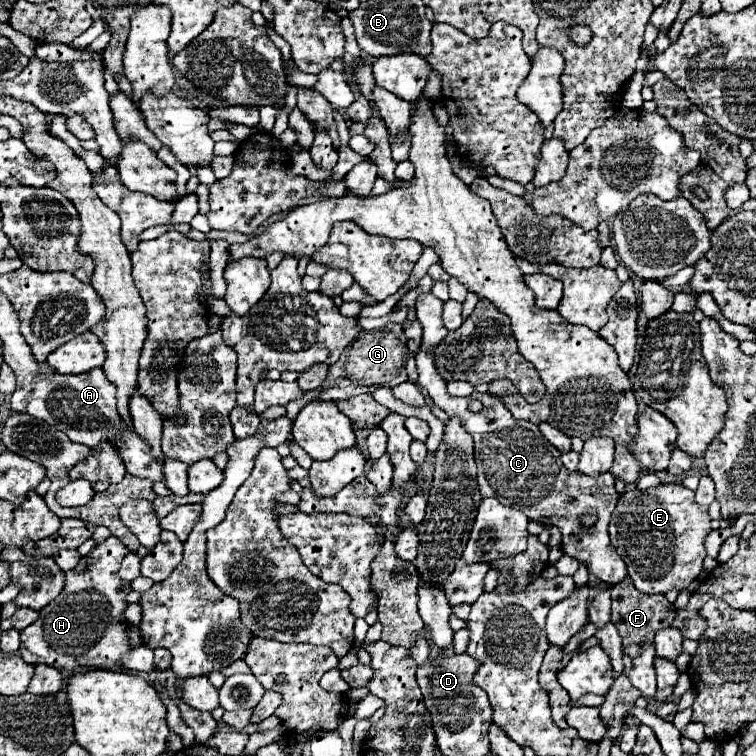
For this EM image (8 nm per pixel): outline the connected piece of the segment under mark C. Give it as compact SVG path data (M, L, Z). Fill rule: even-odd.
M421 294L415 300L415 312L417 320L423 324L423 344L421 352L415 356L417 368L419 368L419 386L425 394L431 396L431 400L443 408L449 416L461 416L463 428L473 436L475 440L475 460L477 460L477 482L481 488L481 496L497 498L503 506L511 506L521 510L529 522L537 522L543 526L557 526L563 540L561 550L563 554L583 562L591 574L595 574L601 582L613 586L619 584L627 576L625 562L617 556L615 548L611 546L607 526L611 520L611 512L619 500L619 494L615 492L615 480L611 472L605 472L603 476L591 478L581 472L569 472L559 458L557 448L545 440L545 436L539 432L539 428L527 420L517 420L513 414L495 398L489 394L473 392L469 398L455 398L447 392L445 380L437 374L435 362L433 362L433 348L447 336L447 330L441 322L441 308L443 302L437 300L433 294ZM469 400L481 400L483 410L481 412L469 412L467 404ZM597 510L597 524L589 530L581 528L579 520L585 512Z

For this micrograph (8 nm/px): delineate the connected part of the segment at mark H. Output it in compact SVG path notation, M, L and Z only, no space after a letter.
M111 536L109 540L99 544L89 556L81 558L77 568L73 568L73 572L65 574L65 588L57 596L57 600L47 604L39 612L37 622L21 632L19 654L27 664L33 664L33 666L47 664L47 666L69 670L69 672L75 668L113 668L119 664L121 656L131 650L127 640L127 620L123 616L123 610L127 606L125 596L131 592L131 586L129 582L121 580L117 574L121 560L125 558L127 552L129 550L115 536Z

